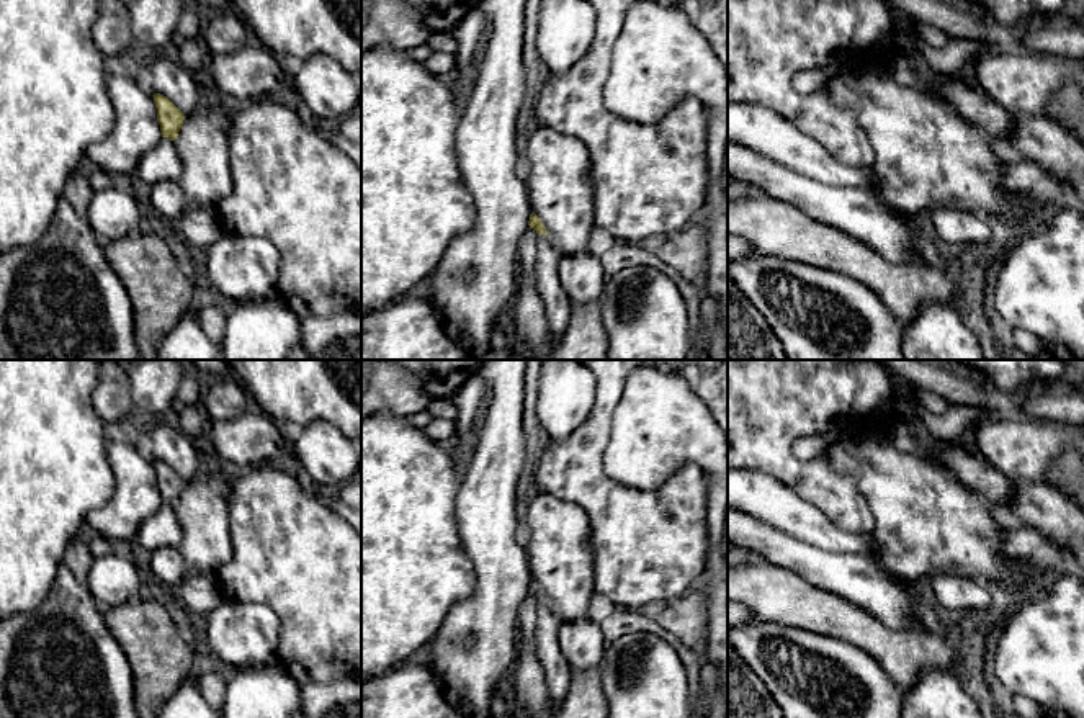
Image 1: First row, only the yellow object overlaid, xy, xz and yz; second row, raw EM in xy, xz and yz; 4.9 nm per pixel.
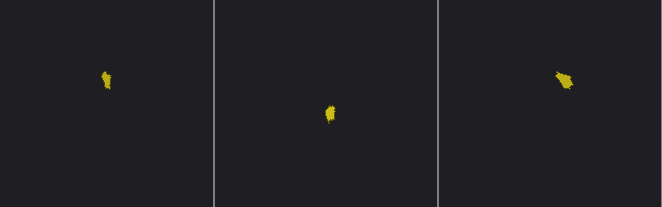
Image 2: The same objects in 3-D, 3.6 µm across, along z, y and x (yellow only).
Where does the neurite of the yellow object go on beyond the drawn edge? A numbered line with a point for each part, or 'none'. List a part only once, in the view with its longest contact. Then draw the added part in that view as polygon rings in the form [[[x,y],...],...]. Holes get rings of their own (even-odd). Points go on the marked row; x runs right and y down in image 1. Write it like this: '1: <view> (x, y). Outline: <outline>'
1: xz (558, 306). Outline: [[[549,234],[538,236],[536,285],[544,306],[551,343],[558,342],[567,330],[574,306],[559,280],[559,257],[553,237]]]

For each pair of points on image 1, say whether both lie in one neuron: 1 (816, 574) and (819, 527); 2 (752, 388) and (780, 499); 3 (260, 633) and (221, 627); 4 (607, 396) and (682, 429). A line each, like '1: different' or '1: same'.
1: different
2: different
3: same
4: different

